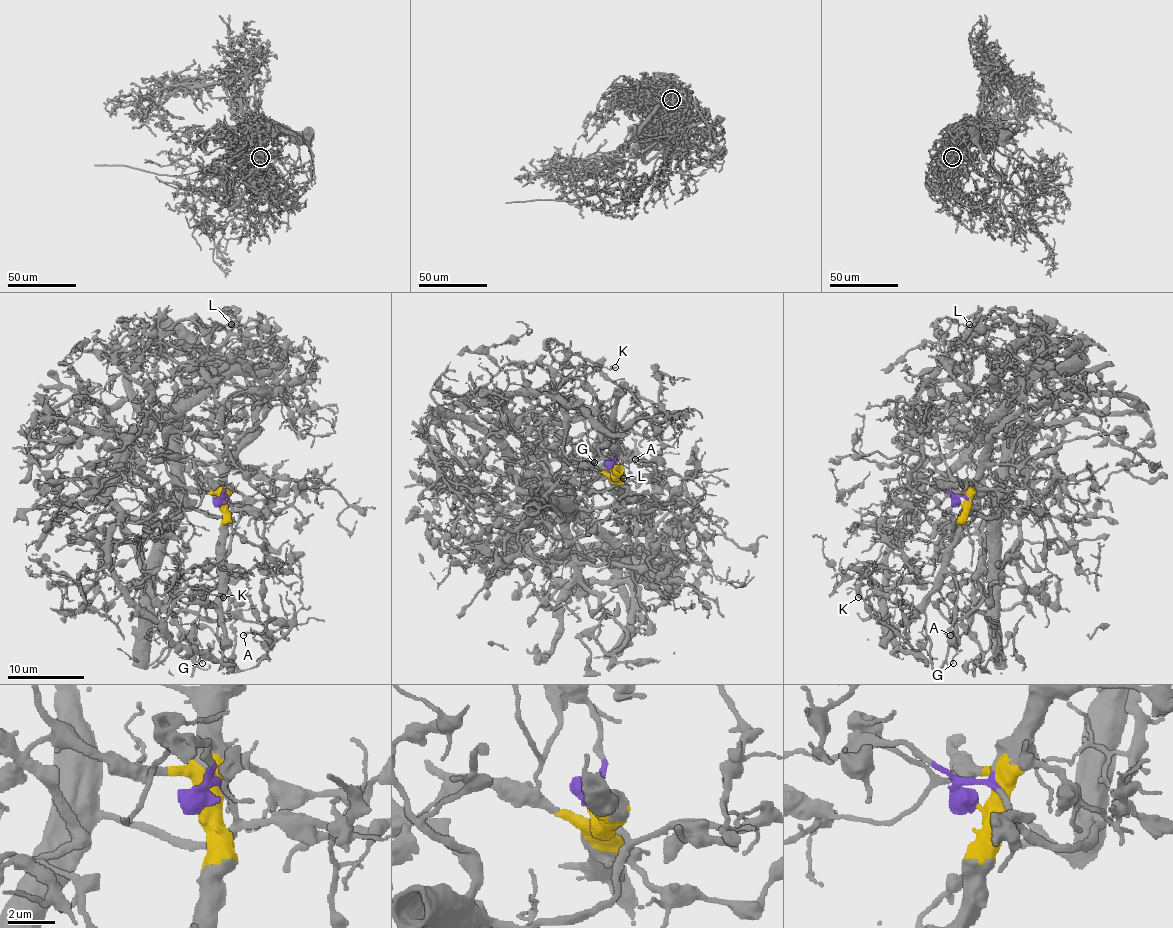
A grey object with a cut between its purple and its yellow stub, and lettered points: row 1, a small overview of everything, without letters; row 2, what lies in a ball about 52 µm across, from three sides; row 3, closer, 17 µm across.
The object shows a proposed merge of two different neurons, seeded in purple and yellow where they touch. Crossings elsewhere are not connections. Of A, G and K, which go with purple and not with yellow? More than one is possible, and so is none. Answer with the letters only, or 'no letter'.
no letter

